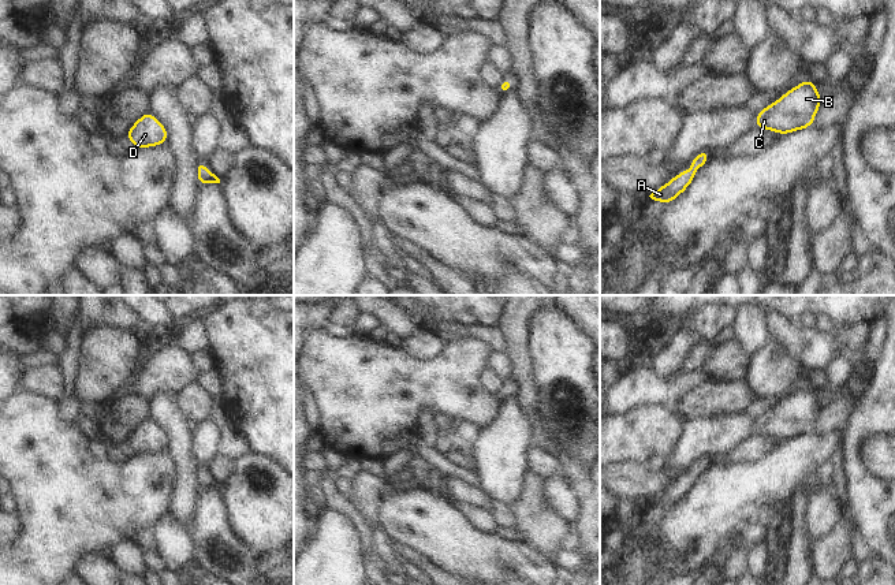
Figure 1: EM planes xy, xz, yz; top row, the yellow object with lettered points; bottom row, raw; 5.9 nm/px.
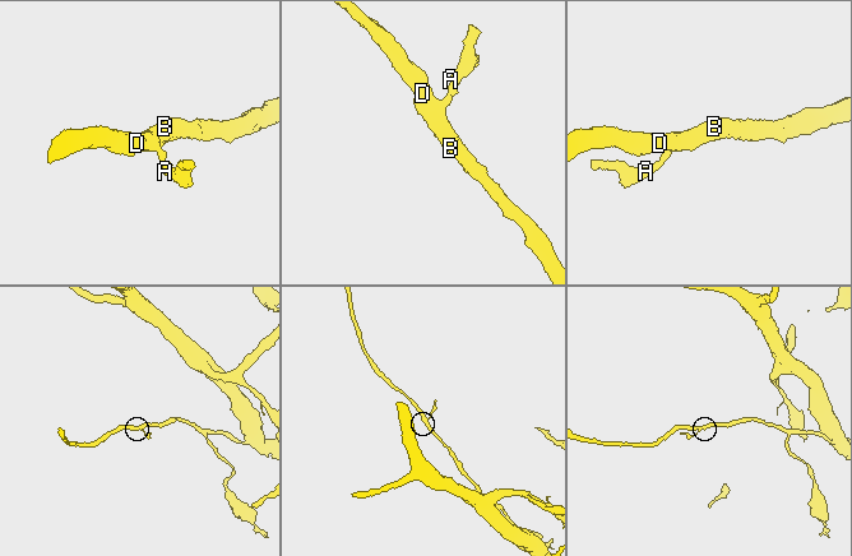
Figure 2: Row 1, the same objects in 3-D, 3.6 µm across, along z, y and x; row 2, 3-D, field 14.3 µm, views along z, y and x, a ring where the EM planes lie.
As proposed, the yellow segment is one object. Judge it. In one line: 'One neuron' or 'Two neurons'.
One neuron

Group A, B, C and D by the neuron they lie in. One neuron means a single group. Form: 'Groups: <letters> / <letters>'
Groups: A B C D

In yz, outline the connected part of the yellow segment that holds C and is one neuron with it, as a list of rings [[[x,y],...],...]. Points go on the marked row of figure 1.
[[[809,78],[788,89],[780,98],[758,111],[756,126],[780,135],[805,130],[814,124],[823,98]]]

